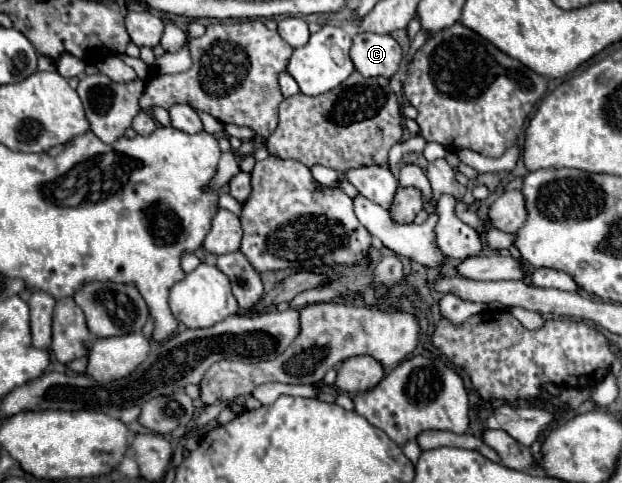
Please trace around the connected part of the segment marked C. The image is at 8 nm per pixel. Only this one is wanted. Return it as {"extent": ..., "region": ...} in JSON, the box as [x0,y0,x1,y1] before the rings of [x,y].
{"extent":[349,32,401,78],"region":[[[361,32],[353,38],[349,54],[363,76],[391,78],[401,62],[401,46],[389,34]]]}

